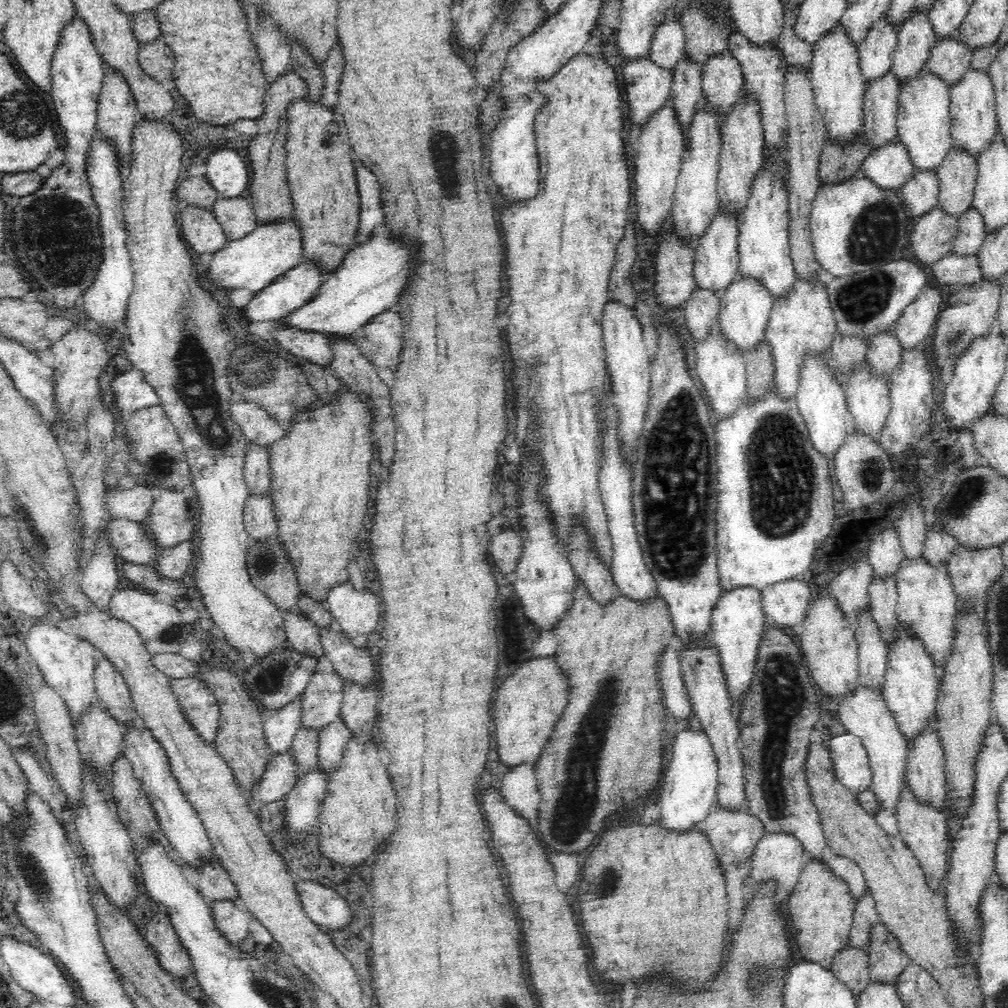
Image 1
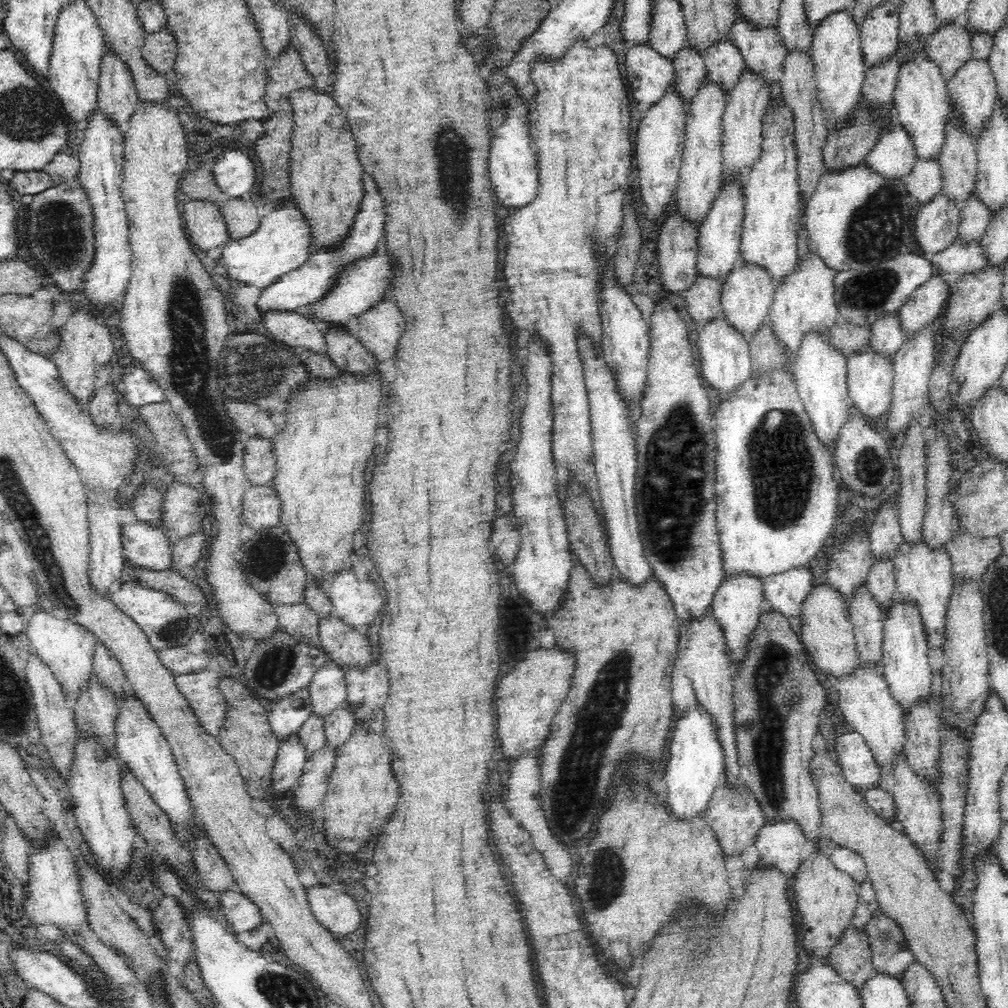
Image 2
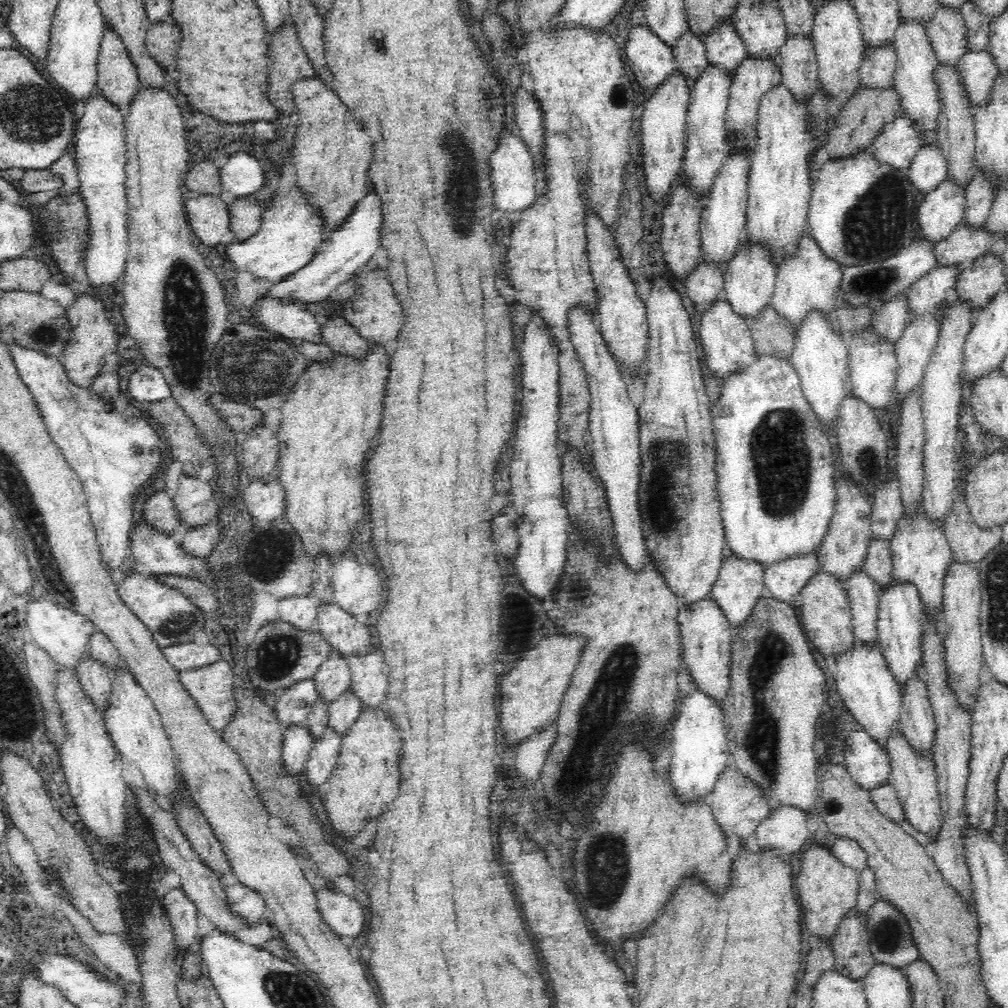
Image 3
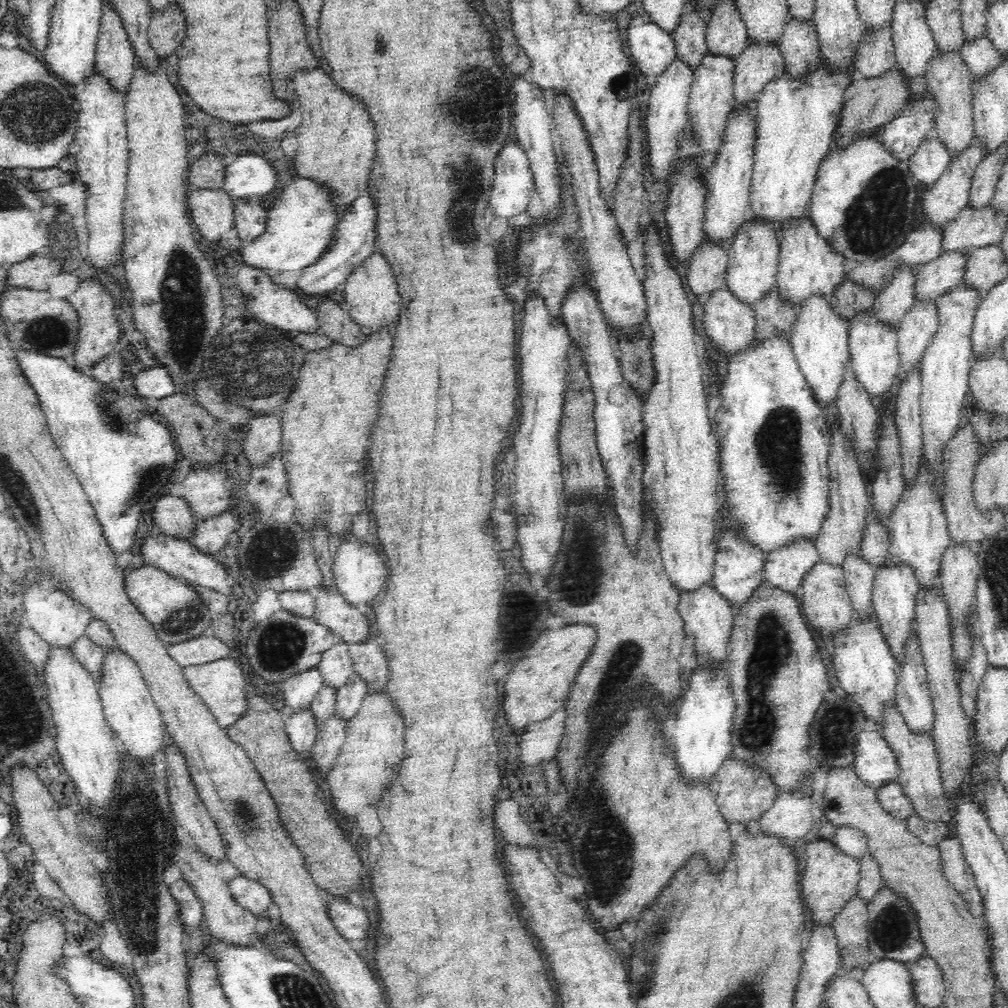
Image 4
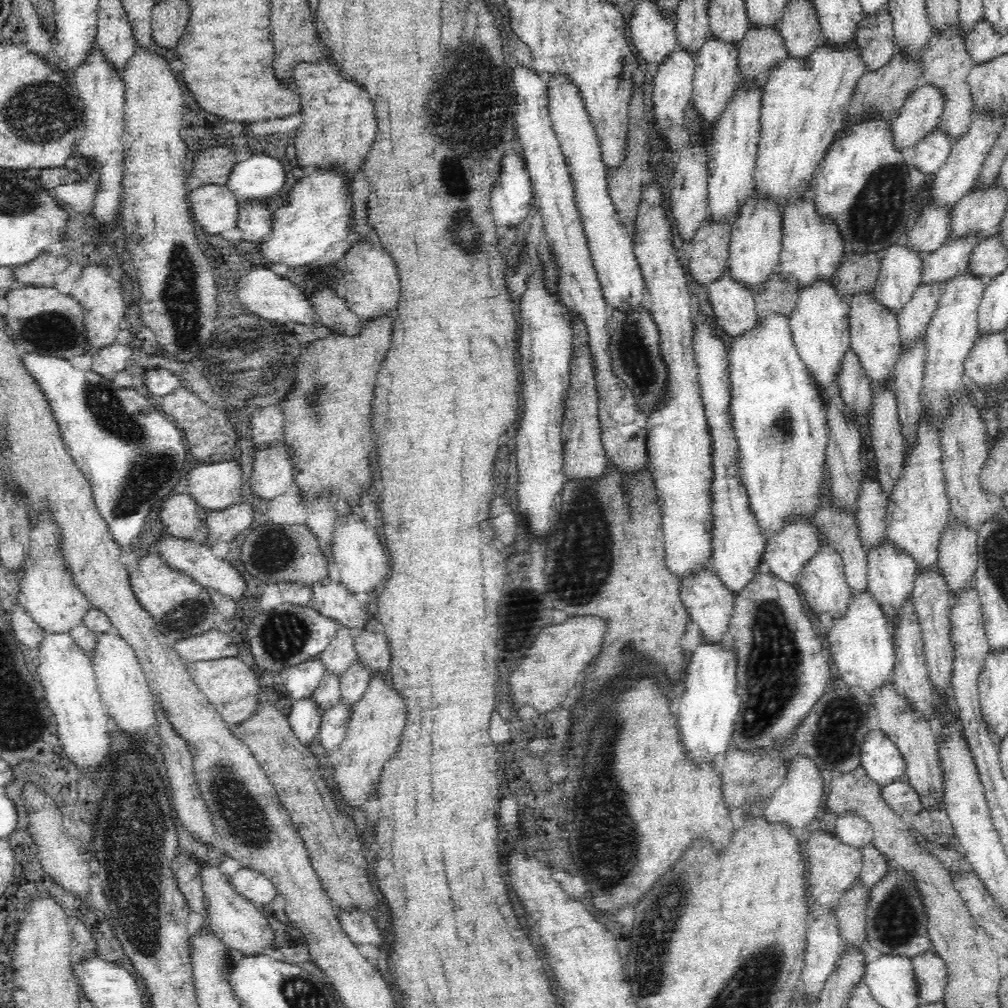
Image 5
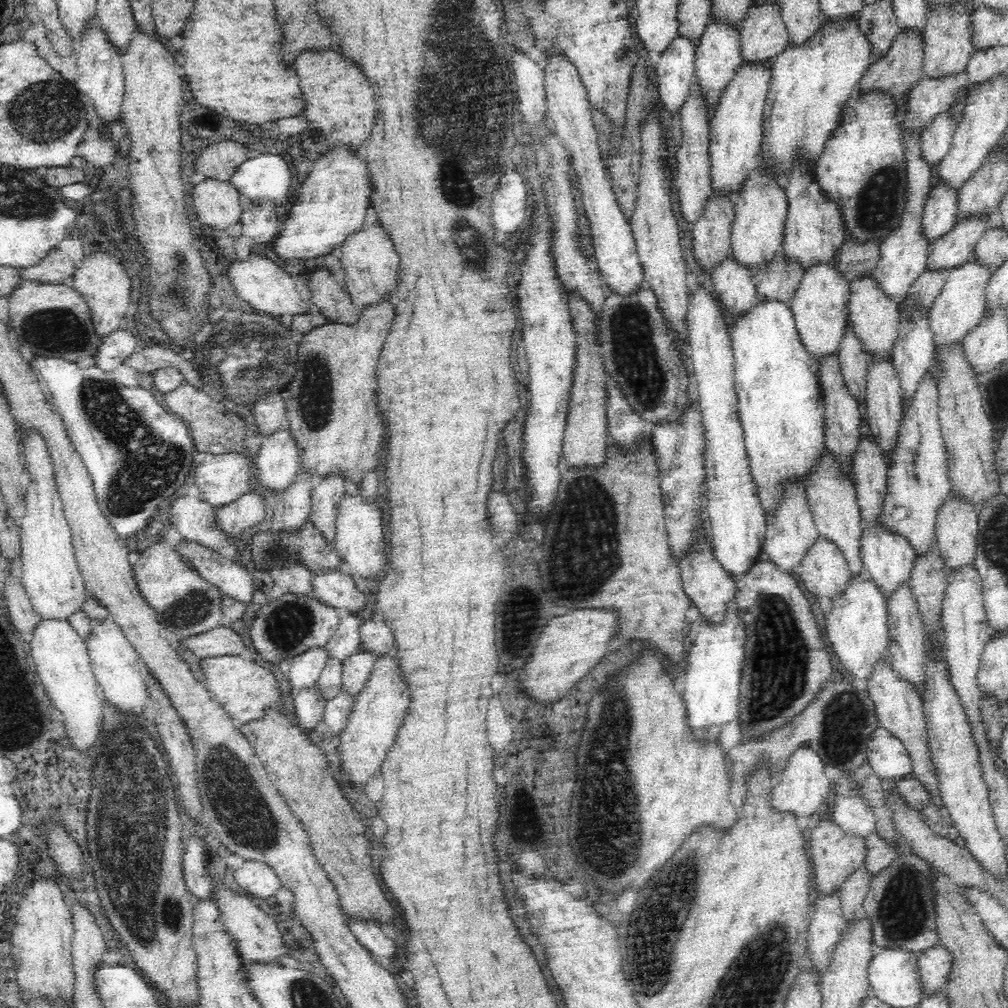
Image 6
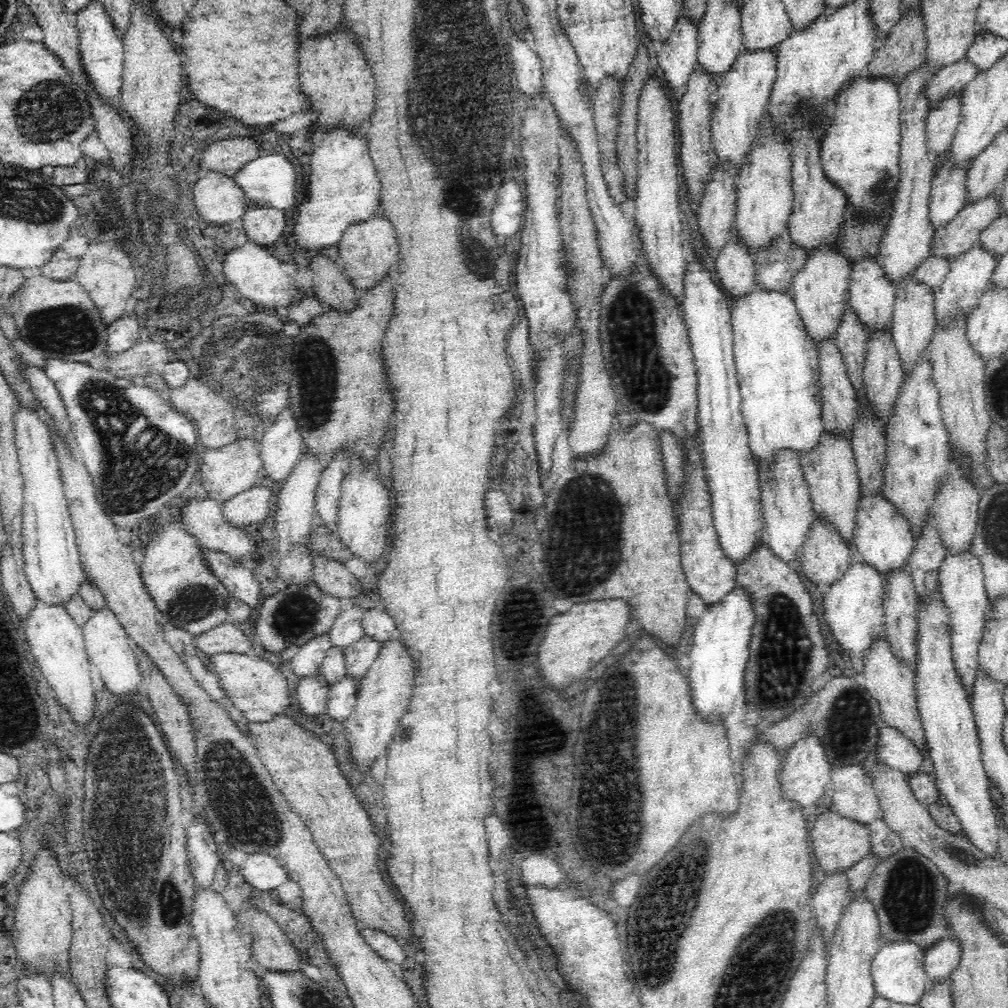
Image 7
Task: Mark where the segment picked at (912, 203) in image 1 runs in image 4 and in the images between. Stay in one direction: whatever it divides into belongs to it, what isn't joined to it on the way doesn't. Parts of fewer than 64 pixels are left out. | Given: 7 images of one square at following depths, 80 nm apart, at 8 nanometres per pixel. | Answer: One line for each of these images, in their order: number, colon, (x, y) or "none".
2: (924, 180)
3: (928, 168)
4: (931, 157)

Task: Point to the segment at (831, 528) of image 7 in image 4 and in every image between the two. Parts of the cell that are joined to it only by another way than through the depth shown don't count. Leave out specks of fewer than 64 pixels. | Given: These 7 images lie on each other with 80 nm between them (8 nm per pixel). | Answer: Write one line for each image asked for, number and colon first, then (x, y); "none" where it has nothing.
4: (824, 599)
5: (823, 580)
6: (824, 570)

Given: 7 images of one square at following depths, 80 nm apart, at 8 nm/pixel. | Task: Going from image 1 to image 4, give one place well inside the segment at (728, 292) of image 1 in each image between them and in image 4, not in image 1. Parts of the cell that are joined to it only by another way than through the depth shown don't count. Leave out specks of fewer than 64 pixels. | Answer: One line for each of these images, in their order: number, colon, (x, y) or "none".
2: (748, 290)
3: (750, 274)
4: (753, 252)

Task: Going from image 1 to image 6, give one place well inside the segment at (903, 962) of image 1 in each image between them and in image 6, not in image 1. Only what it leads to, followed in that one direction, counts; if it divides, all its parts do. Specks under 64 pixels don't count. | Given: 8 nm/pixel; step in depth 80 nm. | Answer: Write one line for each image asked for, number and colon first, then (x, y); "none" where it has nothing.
2: (890, 952)
3: (891, 941)
4: (893, 927)
5: (897, 918)
6: (901, 901)

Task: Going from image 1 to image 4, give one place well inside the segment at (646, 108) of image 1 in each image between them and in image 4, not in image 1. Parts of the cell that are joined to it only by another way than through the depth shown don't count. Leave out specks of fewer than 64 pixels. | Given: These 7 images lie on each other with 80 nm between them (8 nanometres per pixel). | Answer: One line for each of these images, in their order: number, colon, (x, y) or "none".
2: (649, 73)
3: (651, 58)
4: (653, 48)

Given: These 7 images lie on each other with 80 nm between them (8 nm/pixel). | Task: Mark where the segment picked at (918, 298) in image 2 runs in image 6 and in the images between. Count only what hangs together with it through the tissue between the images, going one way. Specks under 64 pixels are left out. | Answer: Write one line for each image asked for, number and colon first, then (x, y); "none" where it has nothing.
3: (930, 289)
4: (935, 276)
5: (952, 256)
6: (954, 247)

